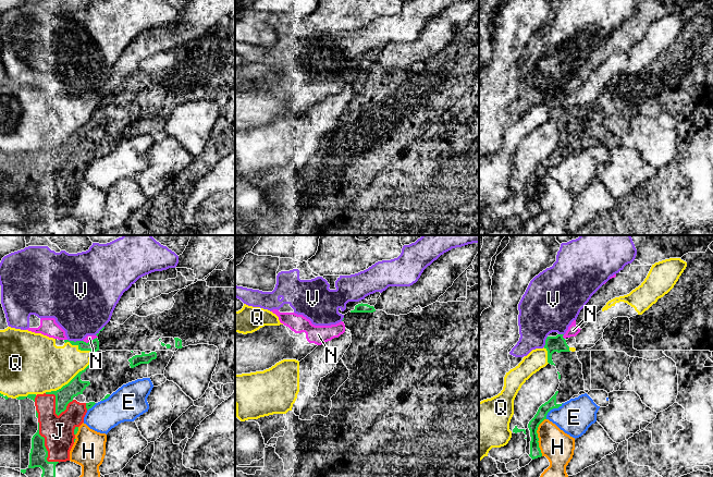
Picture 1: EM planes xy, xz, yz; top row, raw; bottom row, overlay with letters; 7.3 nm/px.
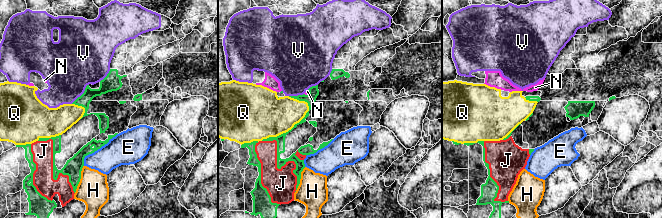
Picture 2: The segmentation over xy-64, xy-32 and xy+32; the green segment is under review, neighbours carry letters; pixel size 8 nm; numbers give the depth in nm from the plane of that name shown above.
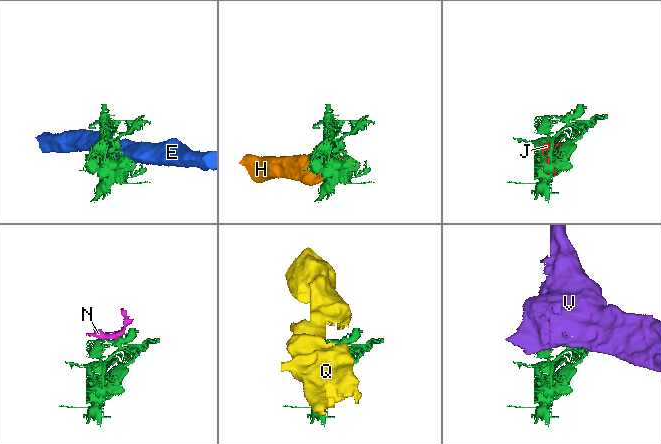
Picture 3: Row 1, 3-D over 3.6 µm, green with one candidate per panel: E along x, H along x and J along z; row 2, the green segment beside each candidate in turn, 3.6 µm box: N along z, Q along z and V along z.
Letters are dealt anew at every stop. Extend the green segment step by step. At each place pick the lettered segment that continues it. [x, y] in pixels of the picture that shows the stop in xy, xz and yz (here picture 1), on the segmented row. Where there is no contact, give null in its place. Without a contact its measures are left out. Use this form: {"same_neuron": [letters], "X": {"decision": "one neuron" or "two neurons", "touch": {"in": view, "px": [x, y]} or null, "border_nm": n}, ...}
{"same_neuron": [], "E": {"decision": "two neurons", "touch": {"in": "yz", "px": [552, 408]}, "border_nm": 180}, "H": {"decision": "two neurons", "touch": {"in": "yz", "px": [537, 437]}, "border_nm": 280}, "J": {"decision": "two neurons", "touch": {"in": "xy", "px": [45, 447]}, "border_nm": 340}, "N": {"decision": "two neurons", "touch": {"in": "yz", "px": [562, 337]}, "border_nm": 40}, "Q": {"decision": "two neurons", "touch": {"in": "xy", "px": [68, 383]}, "border_nm": 400}, "V": {"decision": "two neurons", "touch": {"in": "xy", "px": [76, 341]}, "border_nm": 110}}

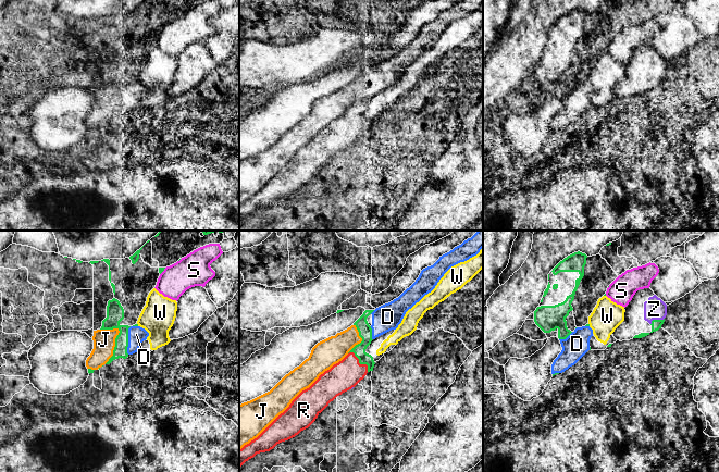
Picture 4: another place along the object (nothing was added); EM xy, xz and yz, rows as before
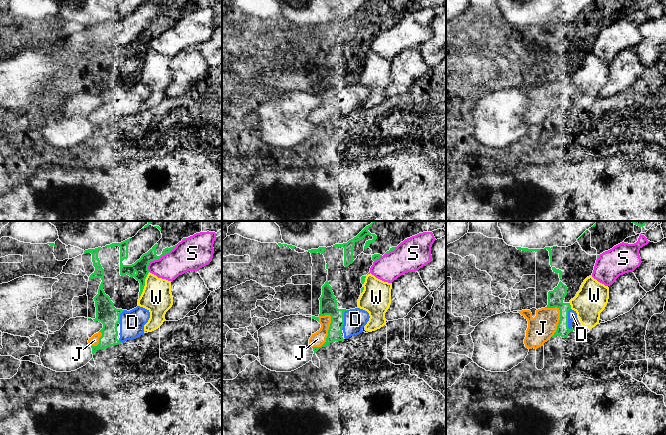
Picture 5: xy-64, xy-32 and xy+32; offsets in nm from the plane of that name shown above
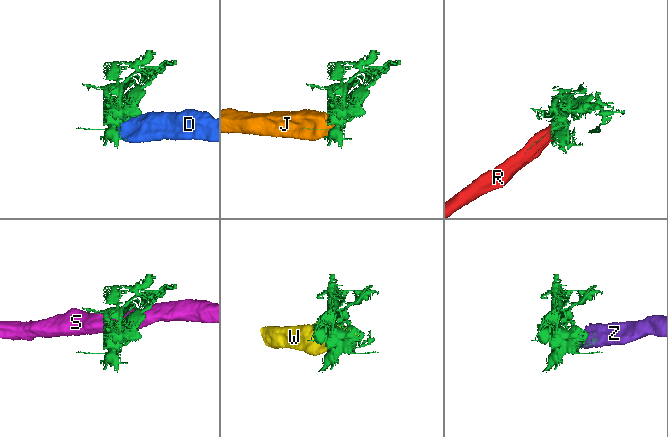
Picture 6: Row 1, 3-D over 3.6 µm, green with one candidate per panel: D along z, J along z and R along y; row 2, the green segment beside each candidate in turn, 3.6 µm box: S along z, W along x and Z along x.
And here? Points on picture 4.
{"same_neuron": ["D", "J"], "D": {"decision": "one neuron", "touch": {"in": "xy", "px": [127, 340]}, "border_nm": 200}, "J": {"decision": "one neuron", "touch": {"in": "xy", "px": [115, 346]}, "border_nm": 280}, "R": {"decision": "two neurons", "touch": {"in": "xz", "px": [359, 362]}, "border_nm": 200}, "S": {"decision": "two neurons", "touch": {"in": "xy", "px": [163, 270]}, "border_nm": 70}, "W": {"decision": "two neurons", "touch": null}, "Z": {"decision": "two neurons", "touch": {"in": "yz", "px": [656, 320]}, "border_nm": 120}}

